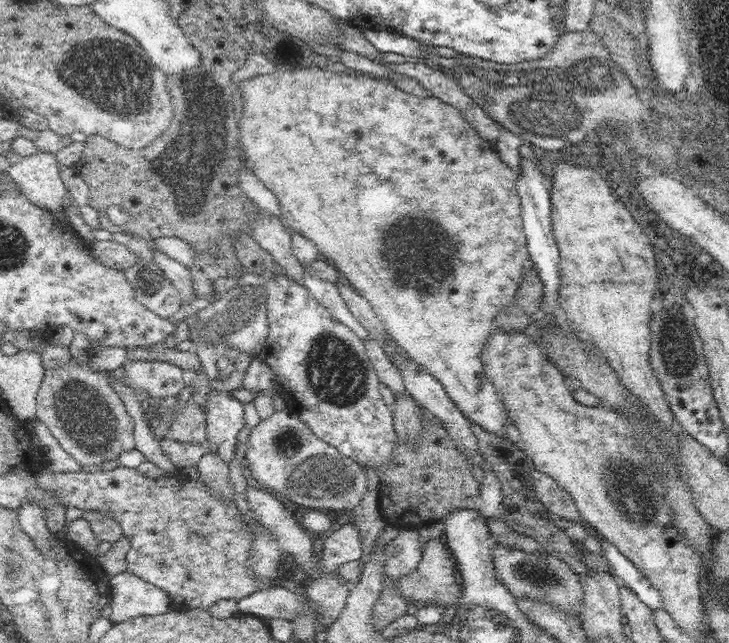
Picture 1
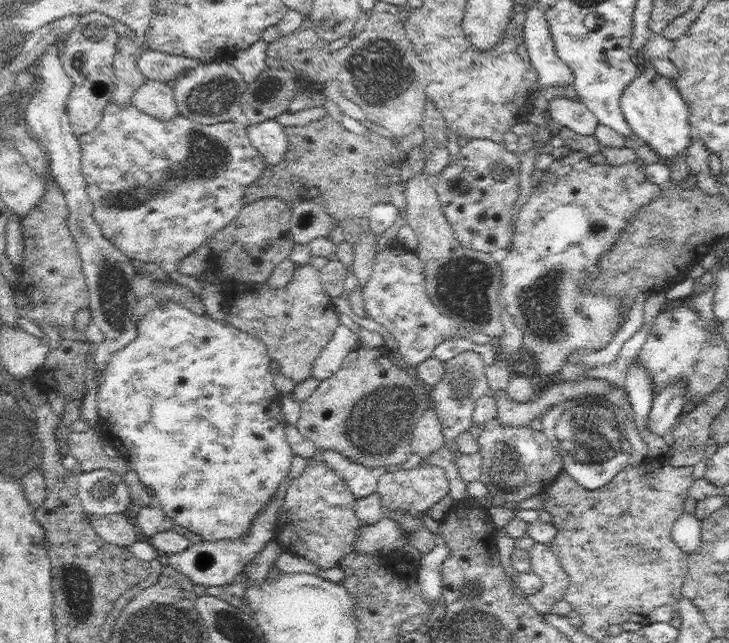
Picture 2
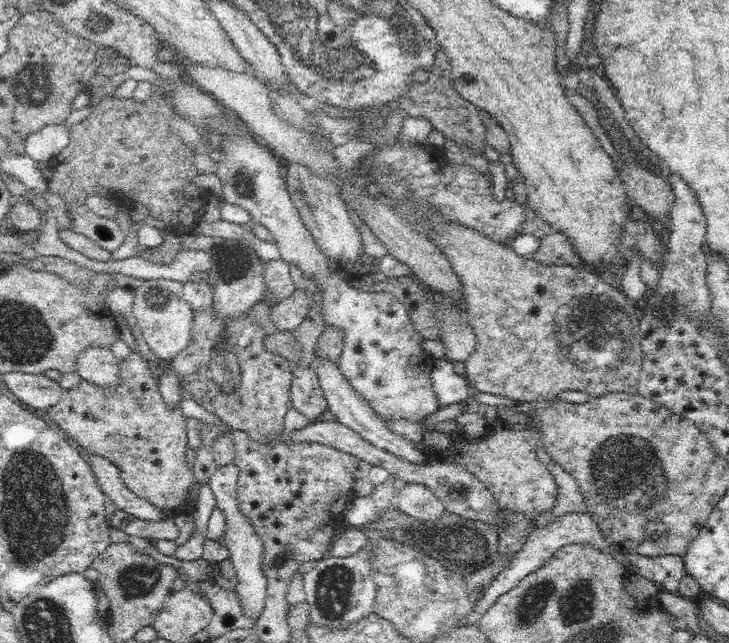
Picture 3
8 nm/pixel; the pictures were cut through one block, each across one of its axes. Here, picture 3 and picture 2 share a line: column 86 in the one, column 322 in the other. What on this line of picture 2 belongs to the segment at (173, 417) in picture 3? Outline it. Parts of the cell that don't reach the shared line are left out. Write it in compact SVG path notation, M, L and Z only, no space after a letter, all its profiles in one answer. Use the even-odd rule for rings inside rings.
M377 344L370 348L358 346L348 352L340 369L332 377L320 381L318 389L301 403L296 426L301 435L314 442L319 455L325 450L334 450L370 469L400 466L412 453L411 436L416 423L431 408L429 391L413 372L395 366L392 358L382 354Z

